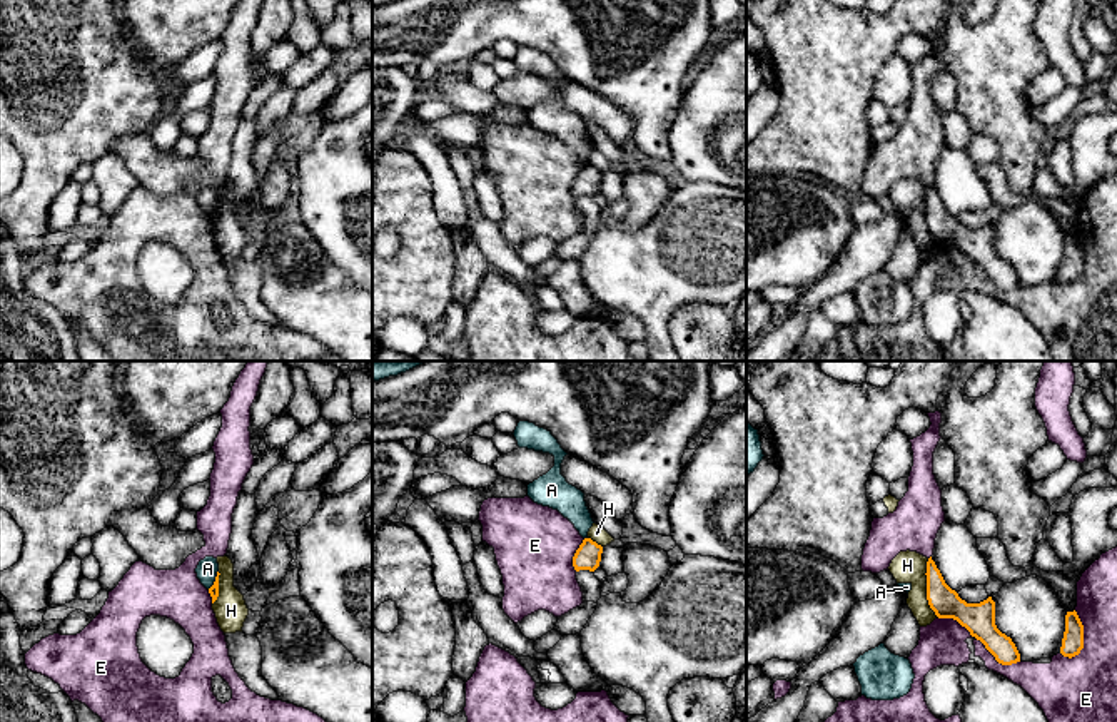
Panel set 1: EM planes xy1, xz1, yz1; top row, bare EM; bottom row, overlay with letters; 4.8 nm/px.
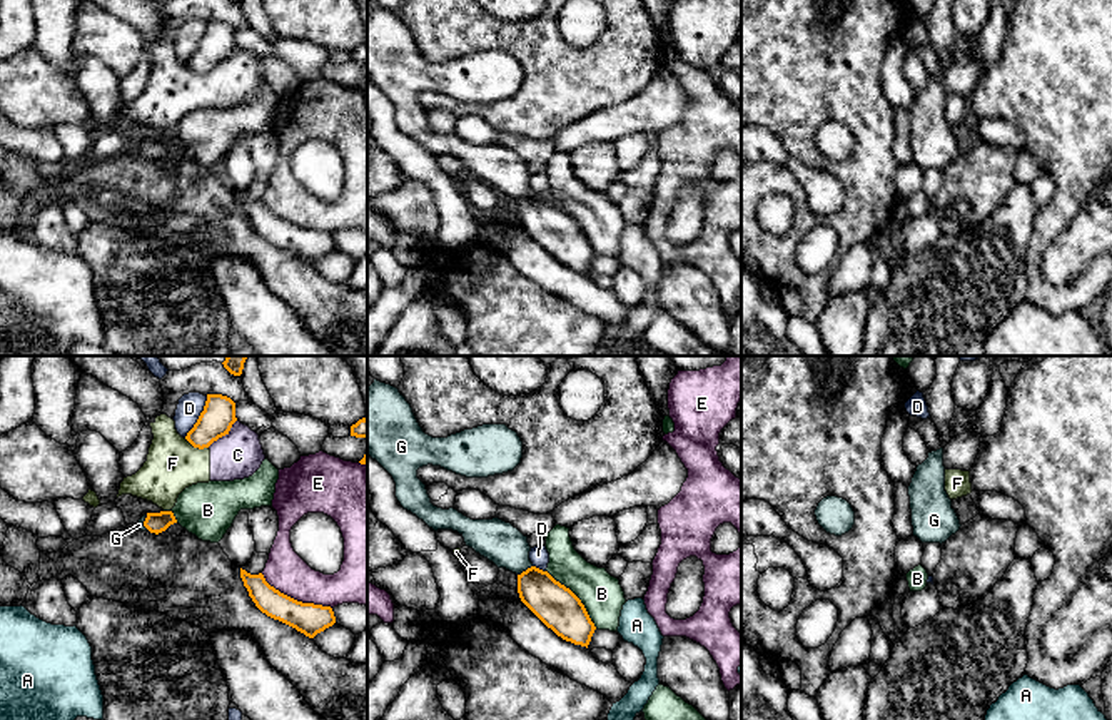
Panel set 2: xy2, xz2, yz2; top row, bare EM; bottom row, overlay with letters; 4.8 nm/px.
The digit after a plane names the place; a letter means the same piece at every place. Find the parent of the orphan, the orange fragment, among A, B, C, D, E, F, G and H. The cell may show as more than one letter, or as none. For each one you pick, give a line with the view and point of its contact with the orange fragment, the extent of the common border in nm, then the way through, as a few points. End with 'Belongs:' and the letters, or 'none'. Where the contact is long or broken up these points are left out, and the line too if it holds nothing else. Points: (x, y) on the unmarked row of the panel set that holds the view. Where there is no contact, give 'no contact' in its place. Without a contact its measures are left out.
G: contact xz2 (526, 196); length 90 nm; way xz2 (553, 229), (531, 207), (526, 196), (506, 172)
Belongs: G

